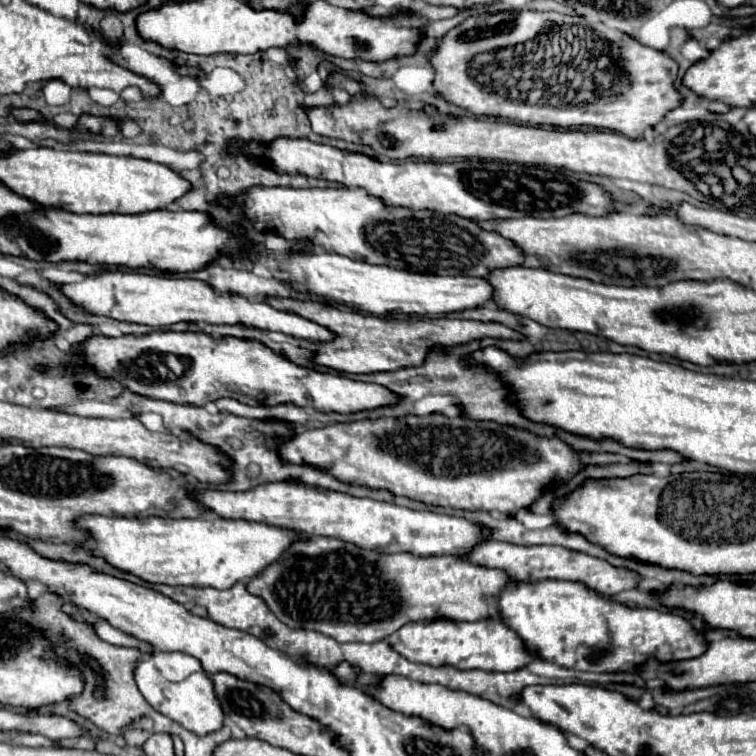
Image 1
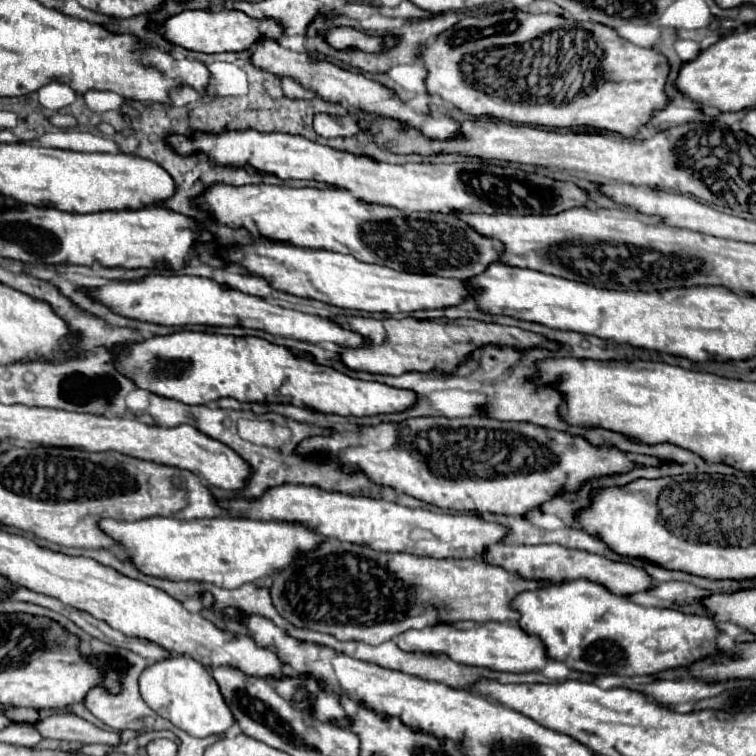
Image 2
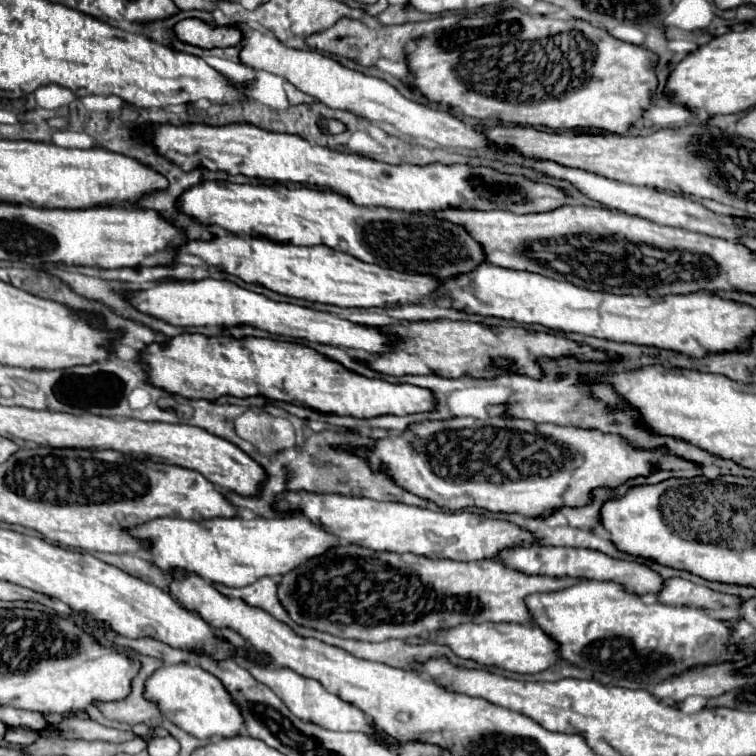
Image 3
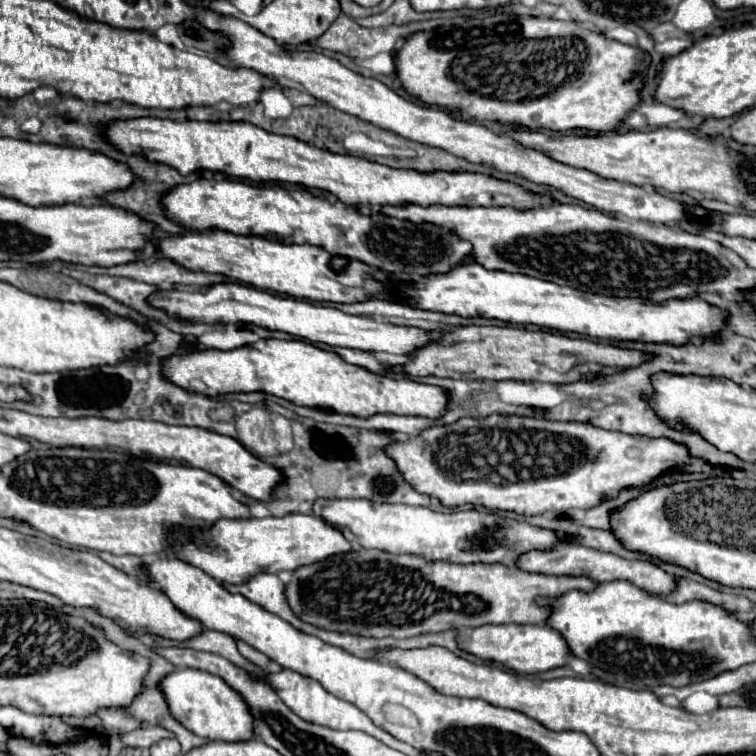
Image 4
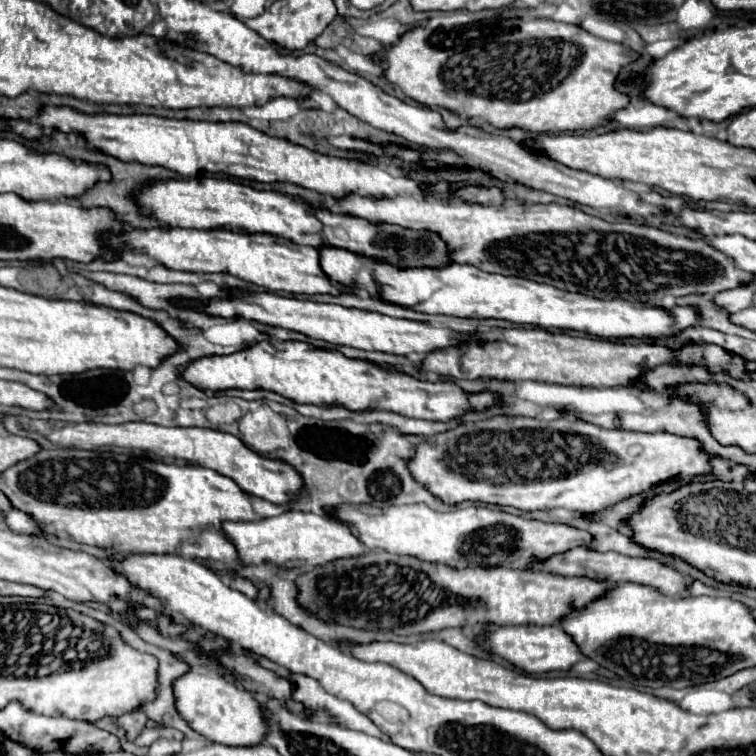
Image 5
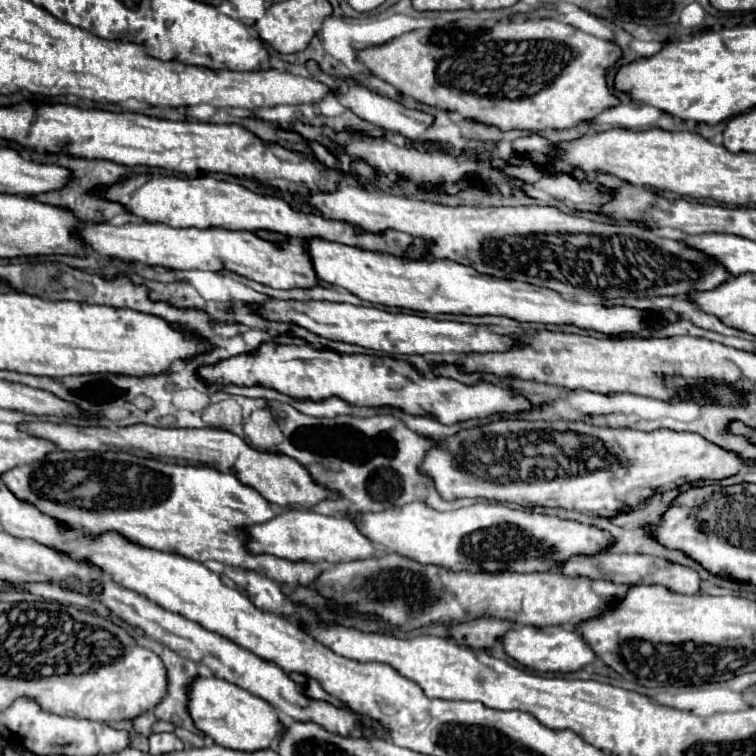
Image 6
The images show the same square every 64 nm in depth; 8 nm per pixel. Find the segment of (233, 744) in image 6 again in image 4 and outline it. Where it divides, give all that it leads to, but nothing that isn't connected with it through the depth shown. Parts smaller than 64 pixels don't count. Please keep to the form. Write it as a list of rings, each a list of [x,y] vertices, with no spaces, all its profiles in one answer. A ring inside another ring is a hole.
[[[180,668],[162,680],[162,692],[166,694],[174,718],[190,732],[222,742],[246,742],[254,738],[254,716],[250,714],[250,706],[246,706],[242,694],[230,688],[222,678],[202,670]]]

